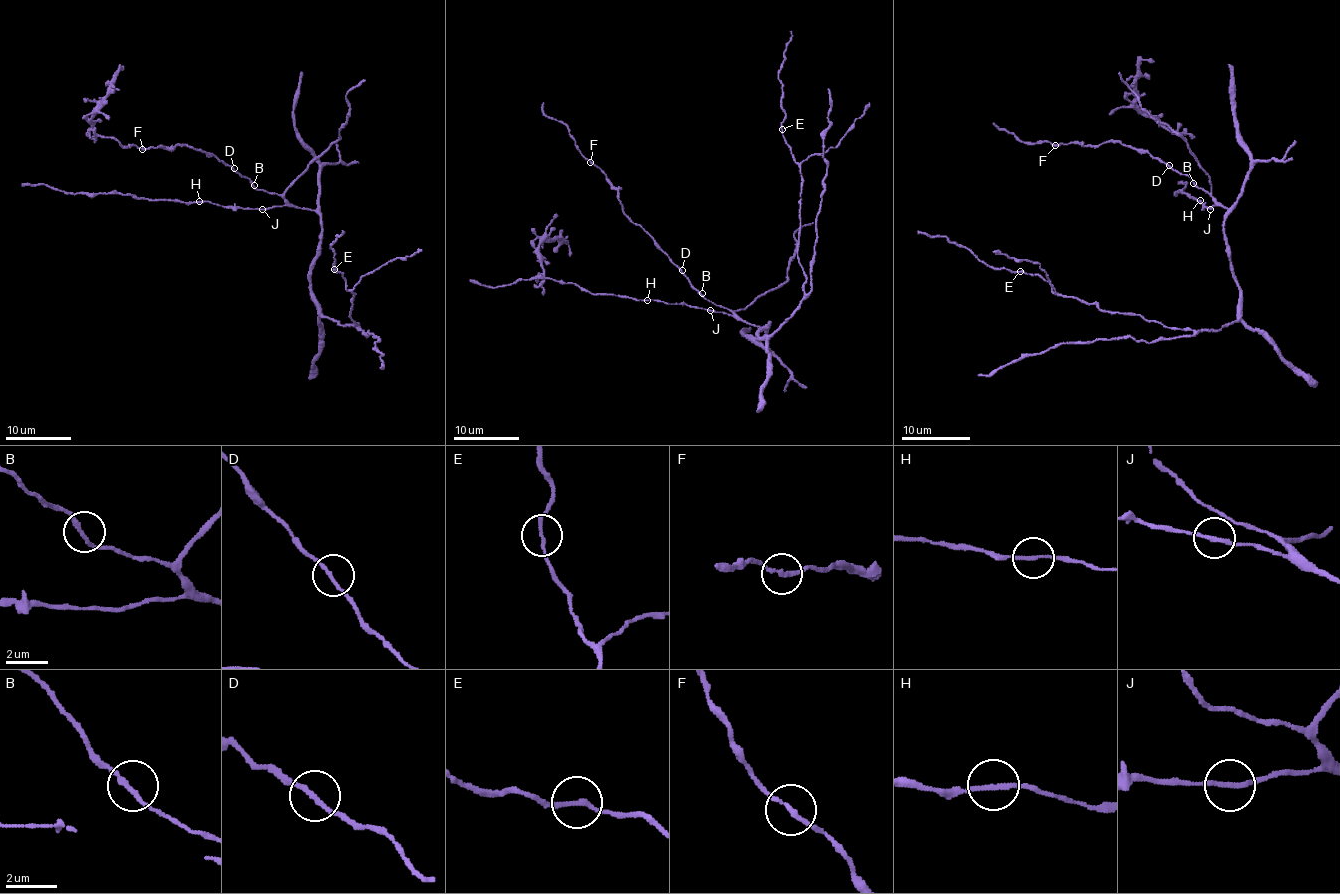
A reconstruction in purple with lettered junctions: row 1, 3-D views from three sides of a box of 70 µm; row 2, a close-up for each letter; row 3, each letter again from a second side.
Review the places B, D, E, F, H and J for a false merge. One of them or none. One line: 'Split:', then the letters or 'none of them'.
Split: none of them

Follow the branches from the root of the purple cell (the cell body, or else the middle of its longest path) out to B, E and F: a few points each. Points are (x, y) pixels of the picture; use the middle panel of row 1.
B: (767, 325), (754, 326), (741, 321), (729, 310), (708, 302), (702, 293)
E: (767, 325), (759, 338), (774, 333), (792, 315), (803, 297), (805, 280), (797, 256), (802, 178), (782, 129)
F: (767, 325), (749, 325), (729, 310), (708, 302), (669, 256), (624, 213), (618, 190), (590, 162)

